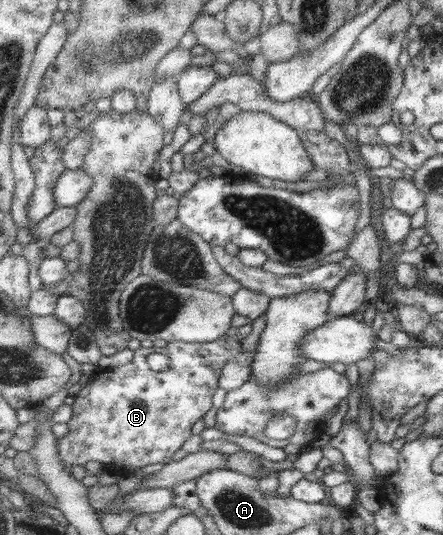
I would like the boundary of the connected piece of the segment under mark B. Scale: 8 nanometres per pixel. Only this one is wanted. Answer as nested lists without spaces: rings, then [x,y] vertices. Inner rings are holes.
[[[227,335],[213,342],[197,343],[173,341],[165,347],[139,347],[131,360],[115,368],[99,370],[74,396],[71,418],[66,422],[67,434],[56,440],[57,456],[64,470],[85,466],[86,462],[100,462],[107,473],[121,476],[146,464],[167,464],[171,456],[191,436],[191,426],[211,408],[213,391],[218,387],[220,370],[241,351],[239,340]],[[151,352],[165,354],[169,366],[165,371],[147,370],[145,357]]]

